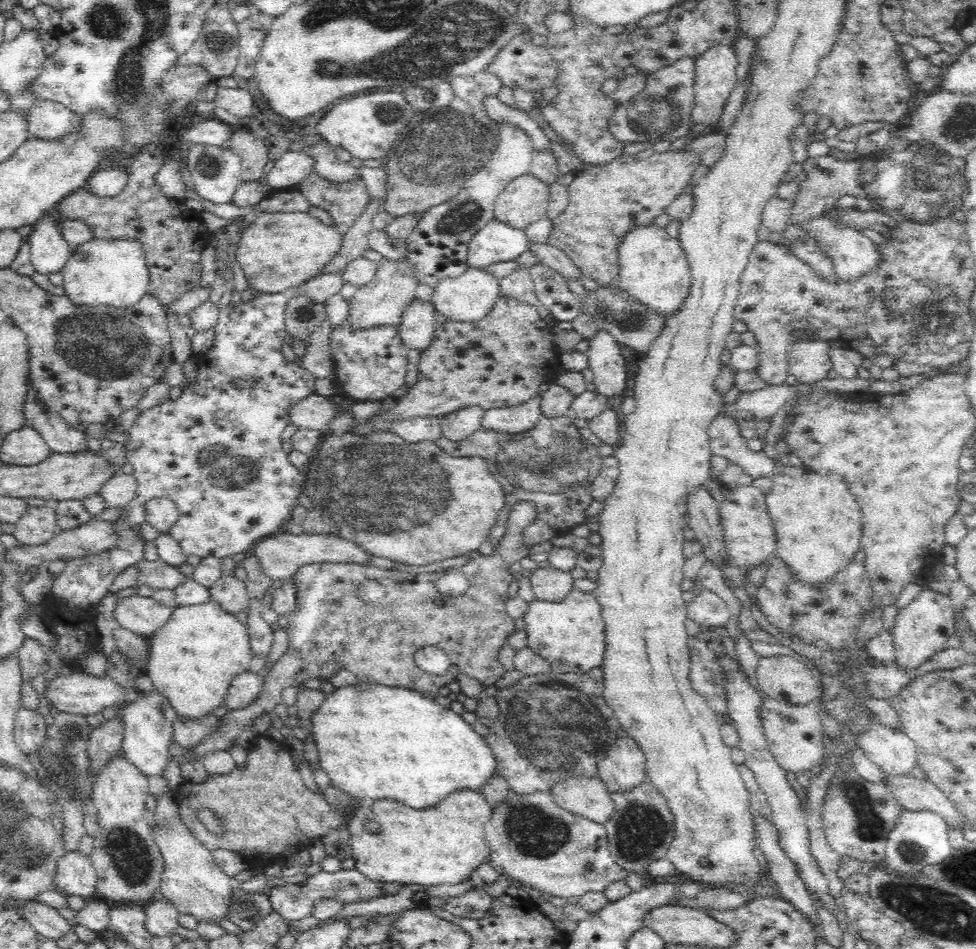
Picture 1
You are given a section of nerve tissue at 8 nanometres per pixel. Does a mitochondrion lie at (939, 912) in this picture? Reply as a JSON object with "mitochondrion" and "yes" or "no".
{"mitochondrion":"yes"}

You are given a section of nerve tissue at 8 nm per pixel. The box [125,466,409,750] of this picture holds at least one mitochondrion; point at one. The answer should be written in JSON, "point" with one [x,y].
{"point":[255,523]}

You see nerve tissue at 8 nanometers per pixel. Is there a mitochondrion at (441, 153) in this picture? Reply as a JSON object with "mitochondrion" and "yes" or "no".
{"mitochondrion":"yes"}

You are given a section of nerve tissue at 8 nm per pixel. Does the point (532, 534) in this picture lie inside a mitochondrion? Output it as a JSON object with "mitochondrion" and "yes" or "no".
{"mitochondrion":"no"}

